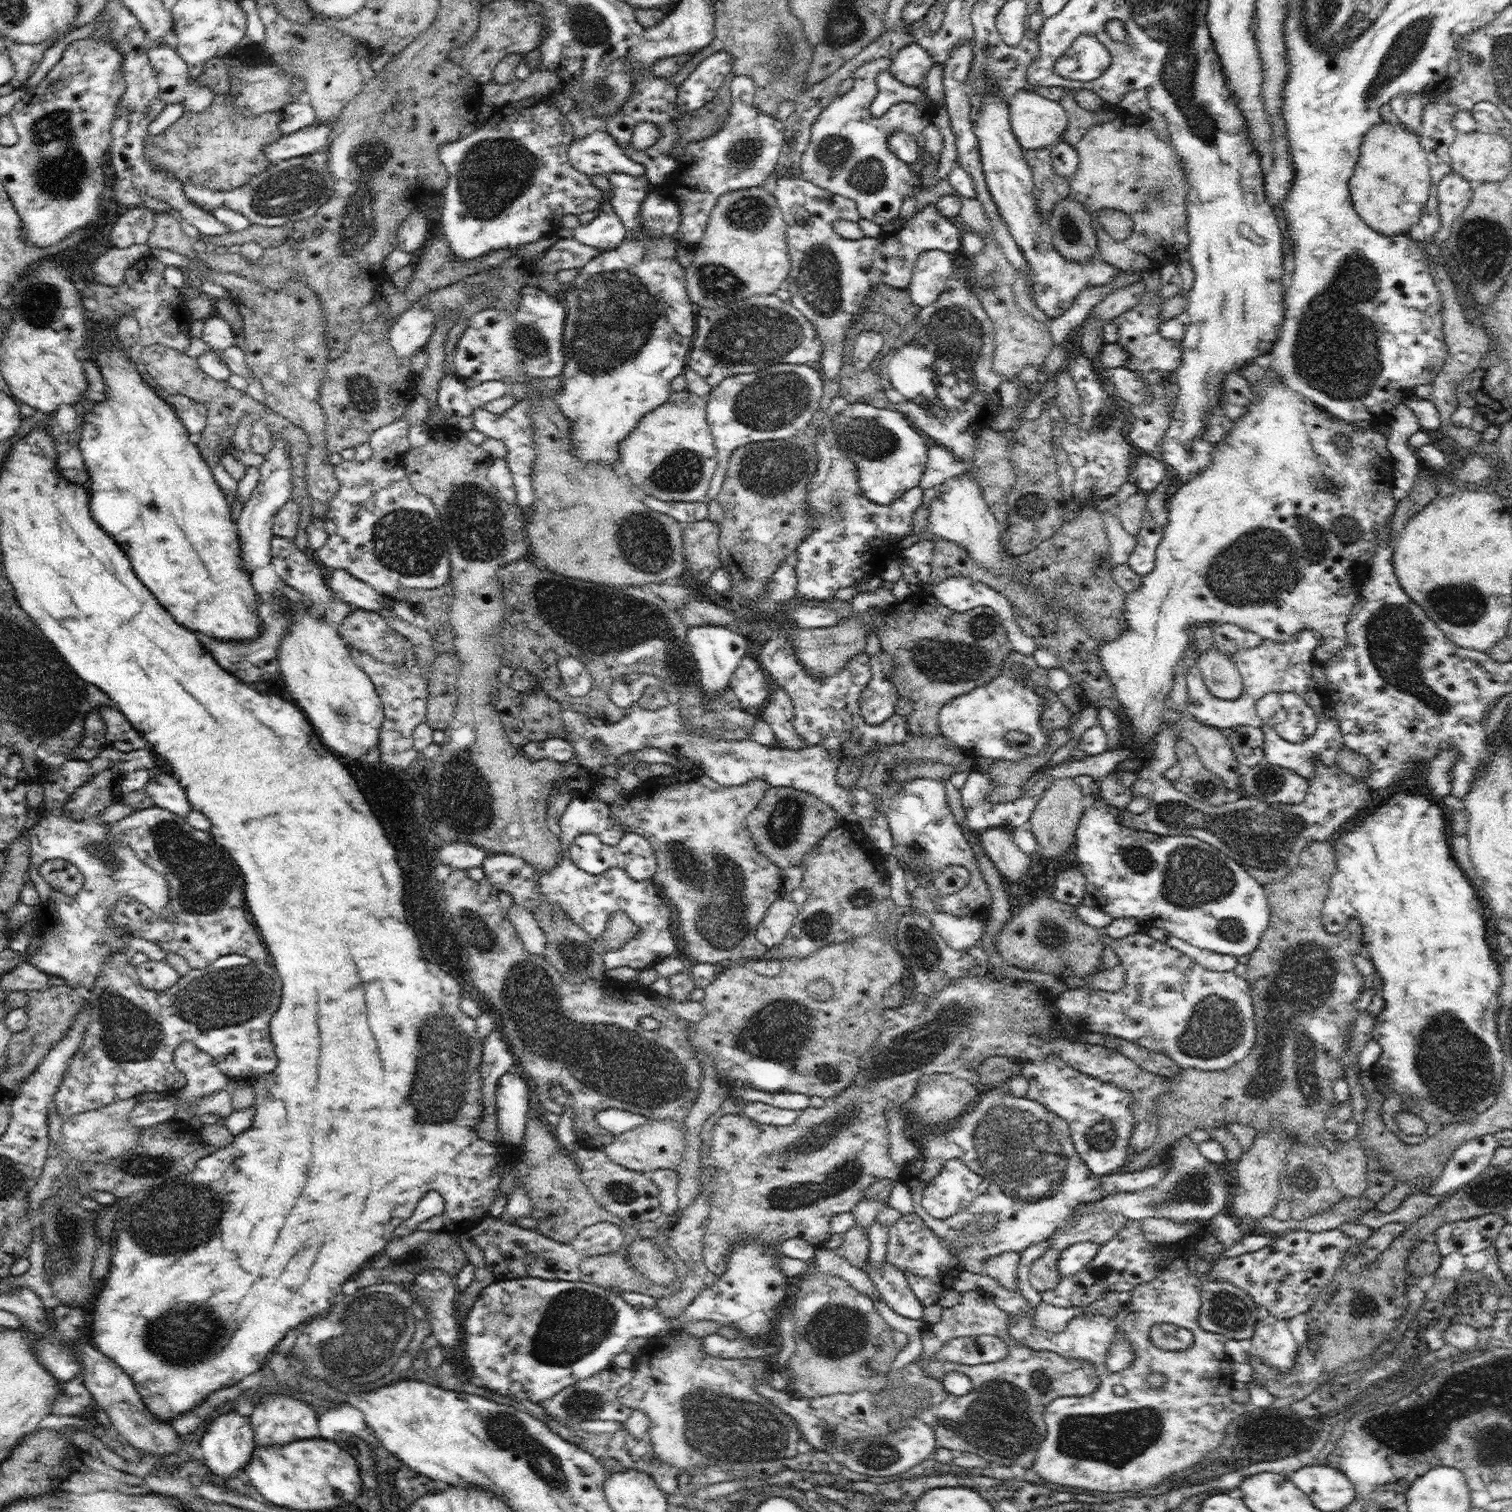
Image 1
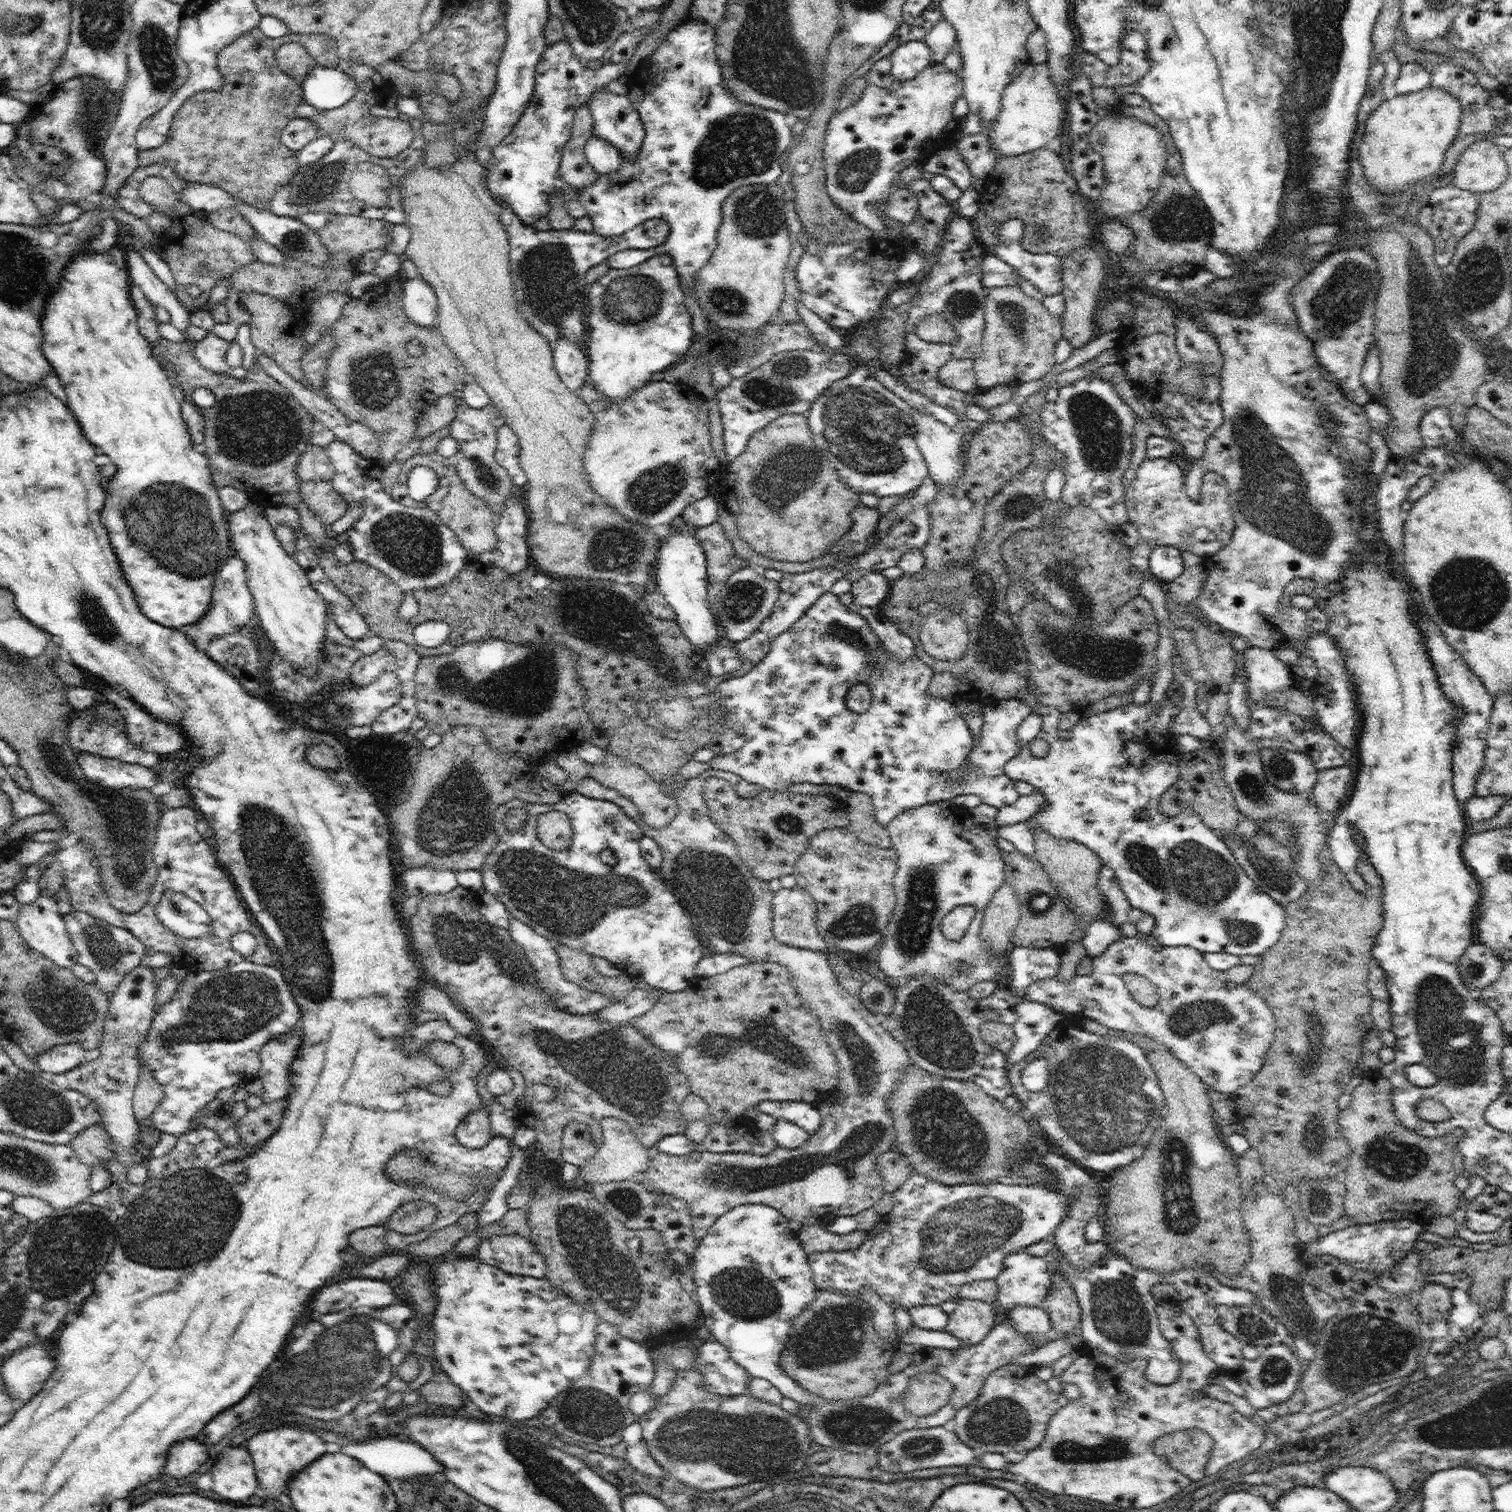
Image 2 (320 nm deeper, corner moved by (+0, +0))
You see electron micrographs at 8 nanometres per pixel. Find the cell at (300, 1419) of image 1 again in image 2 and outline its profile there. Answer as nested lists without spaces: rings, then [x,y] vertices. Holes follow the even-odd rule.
[[[283,1427],[254,1434],[246,1440],[246,1449],[255,1467],[257,1482],[270,1498],[286,1494],[288,1478],[292,1478],[292,1474],[300,1472],[304,1466],[326,1453],[326,1442],[308,1430],[310,1429],[304,1431],[294,1427]]]

